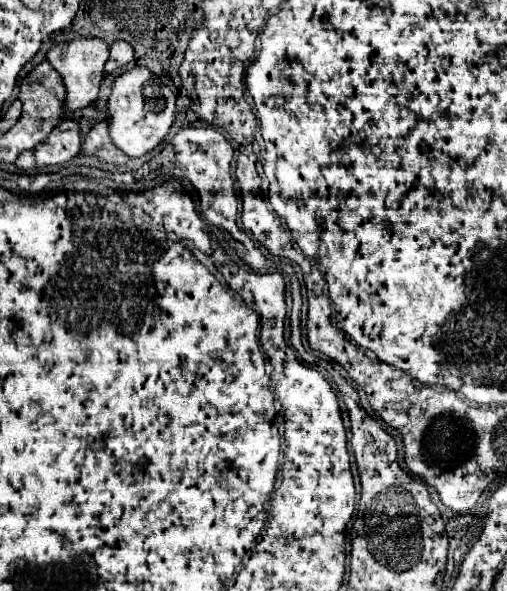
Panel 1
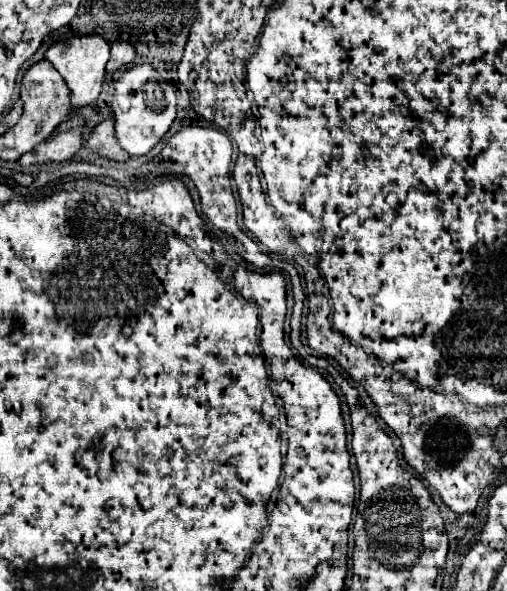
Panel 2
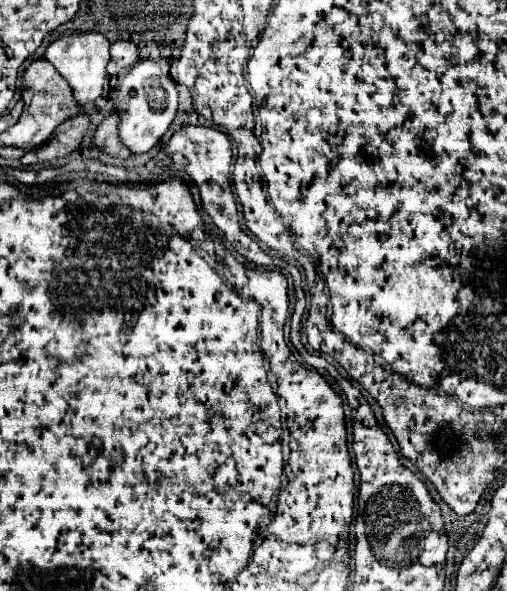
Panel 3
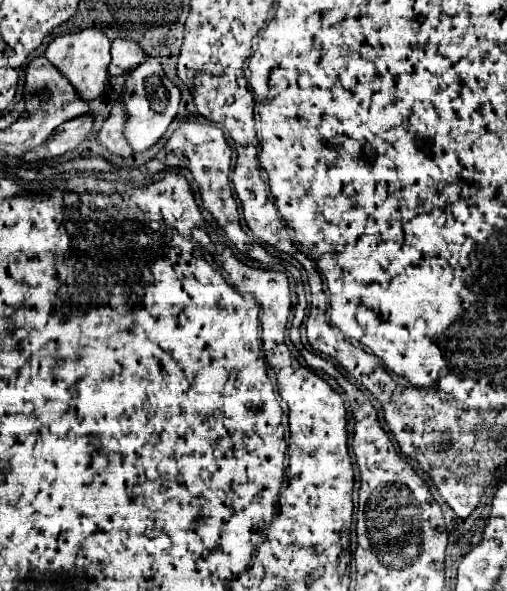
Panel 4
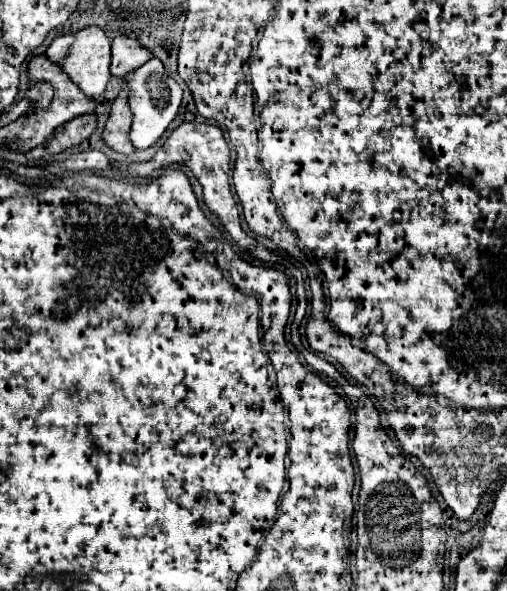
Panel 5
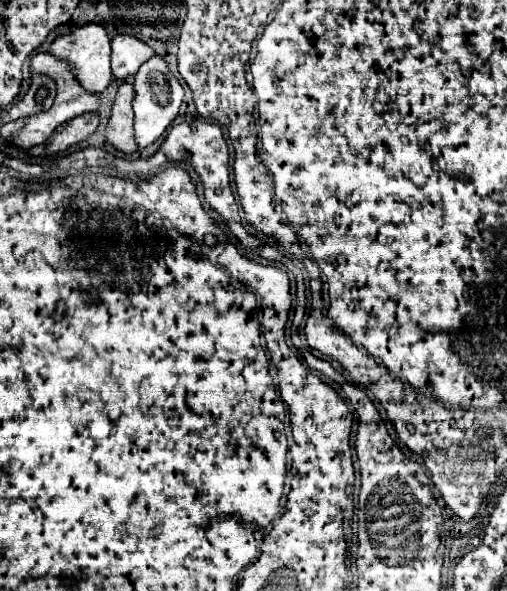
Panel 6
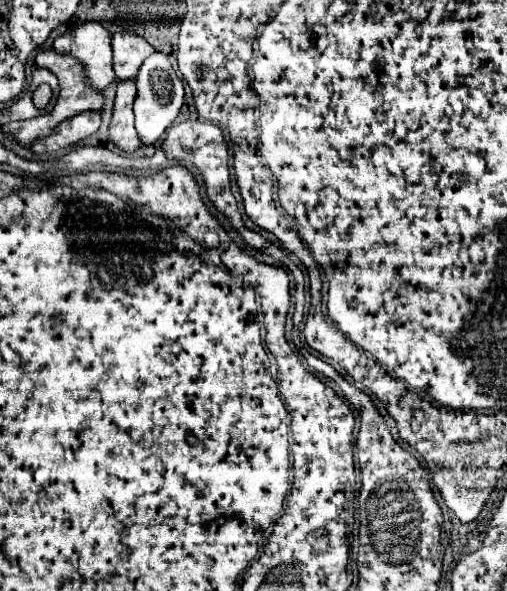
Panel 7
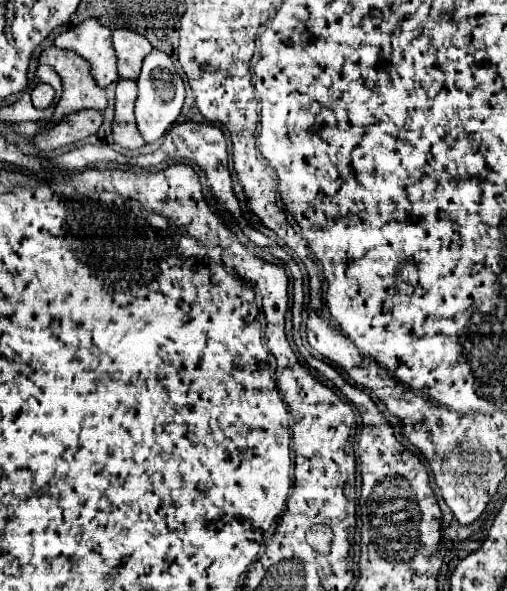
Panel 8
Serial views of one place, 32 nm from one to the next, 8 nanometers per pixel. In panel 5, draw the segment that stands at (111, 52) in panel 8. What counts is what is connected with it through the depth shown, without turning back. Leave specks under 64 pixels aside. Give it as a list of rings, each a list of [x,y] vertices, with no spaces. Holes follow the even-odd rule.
[[[86,26],[78,32],[66,34],[66,36],[58,36],[50,48],[46,50],[48,58],[58,62],[64,72],[78,84],[80,90],[84,90],[84,94],[88,96],[98,96],[106,90],[106,84],[110,80],[110,38],[104,34],[102,28],[98,26]]]

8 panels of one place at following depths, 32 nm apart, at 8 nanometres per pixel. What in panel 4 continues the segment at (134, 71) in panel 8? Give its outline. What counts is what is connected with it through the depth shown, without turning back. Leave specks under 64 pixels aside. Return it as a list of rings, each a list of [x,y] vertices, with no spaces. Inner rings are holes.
[[[116,38],[112,42],[112,62],[108,66],[108,72],[112,76],[124,76],[132,68],[140,66],[144,60],[148,60],[148,56],[134,40]]]

